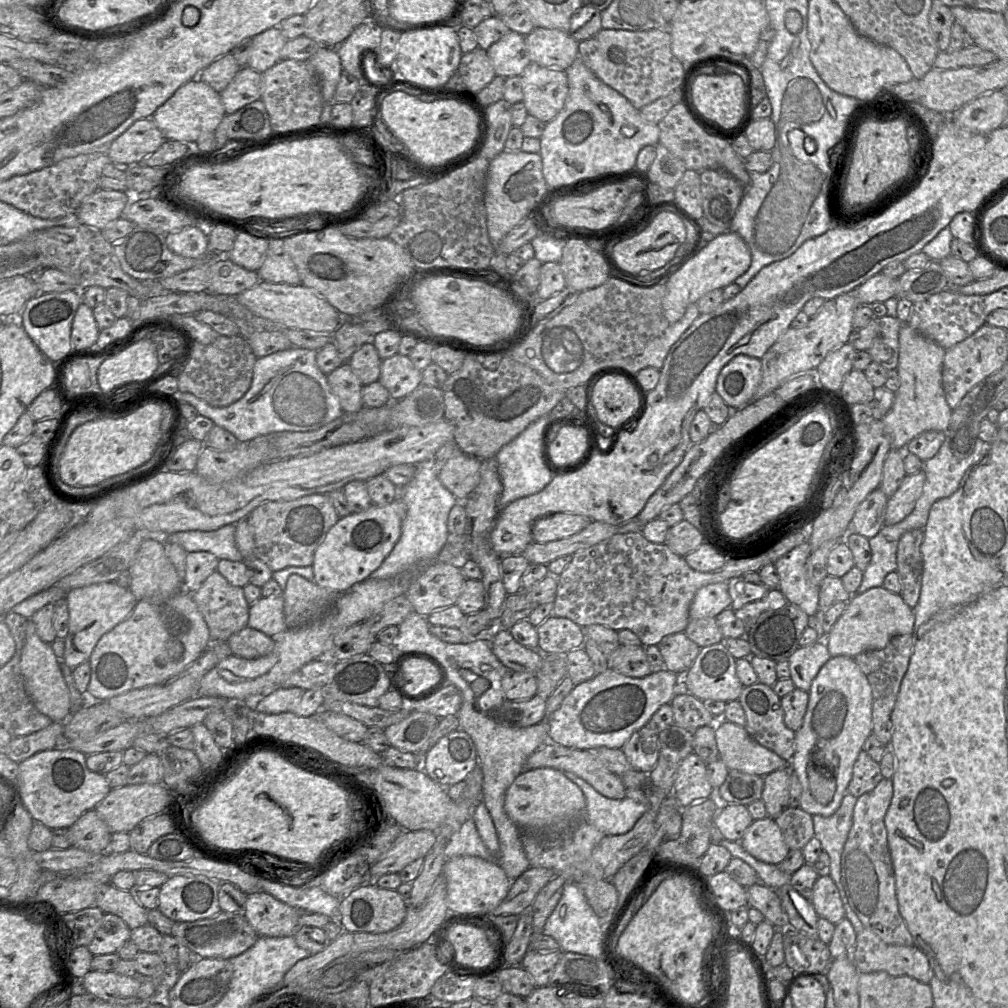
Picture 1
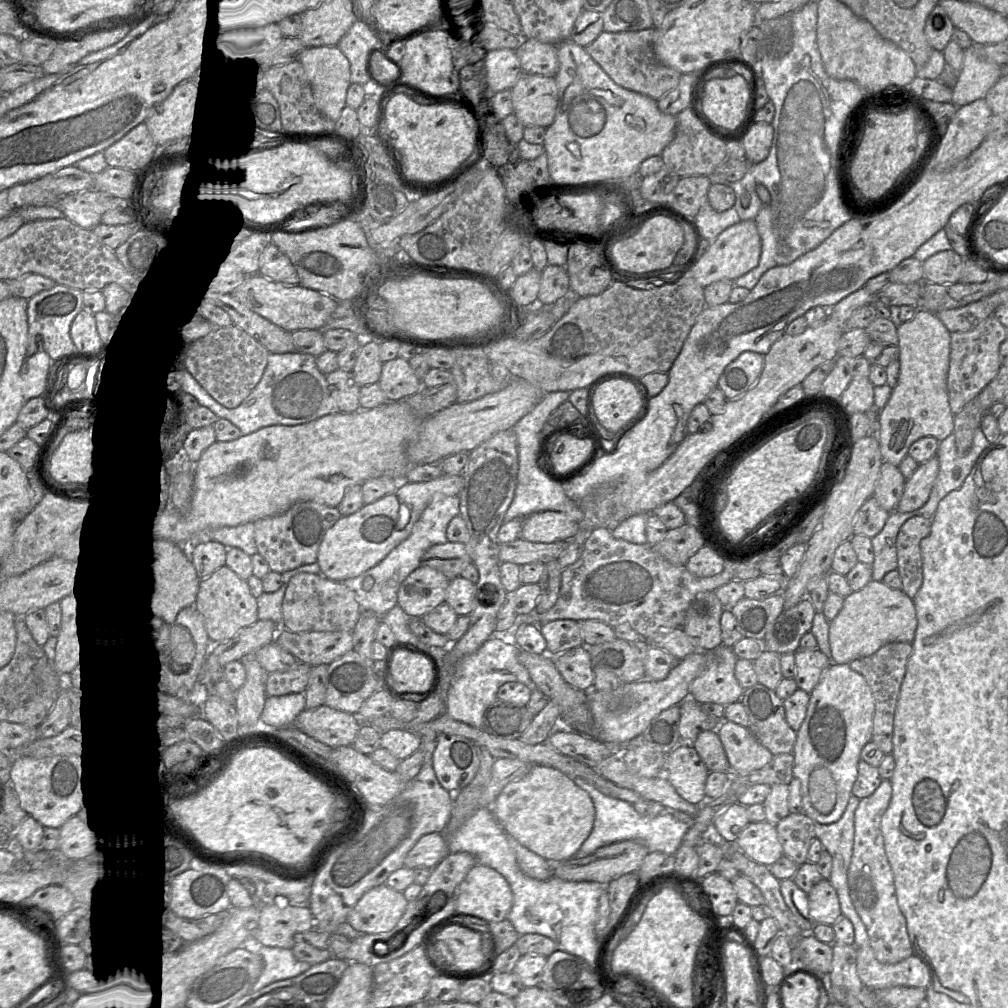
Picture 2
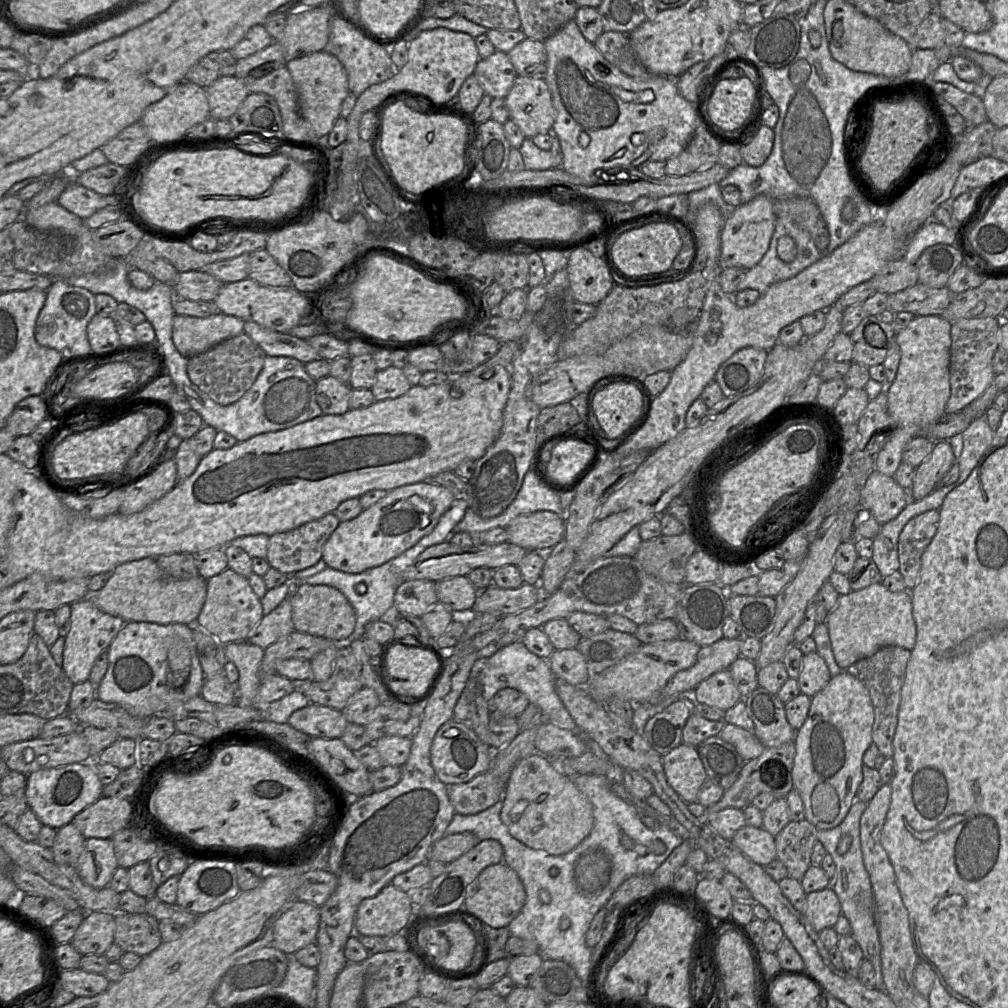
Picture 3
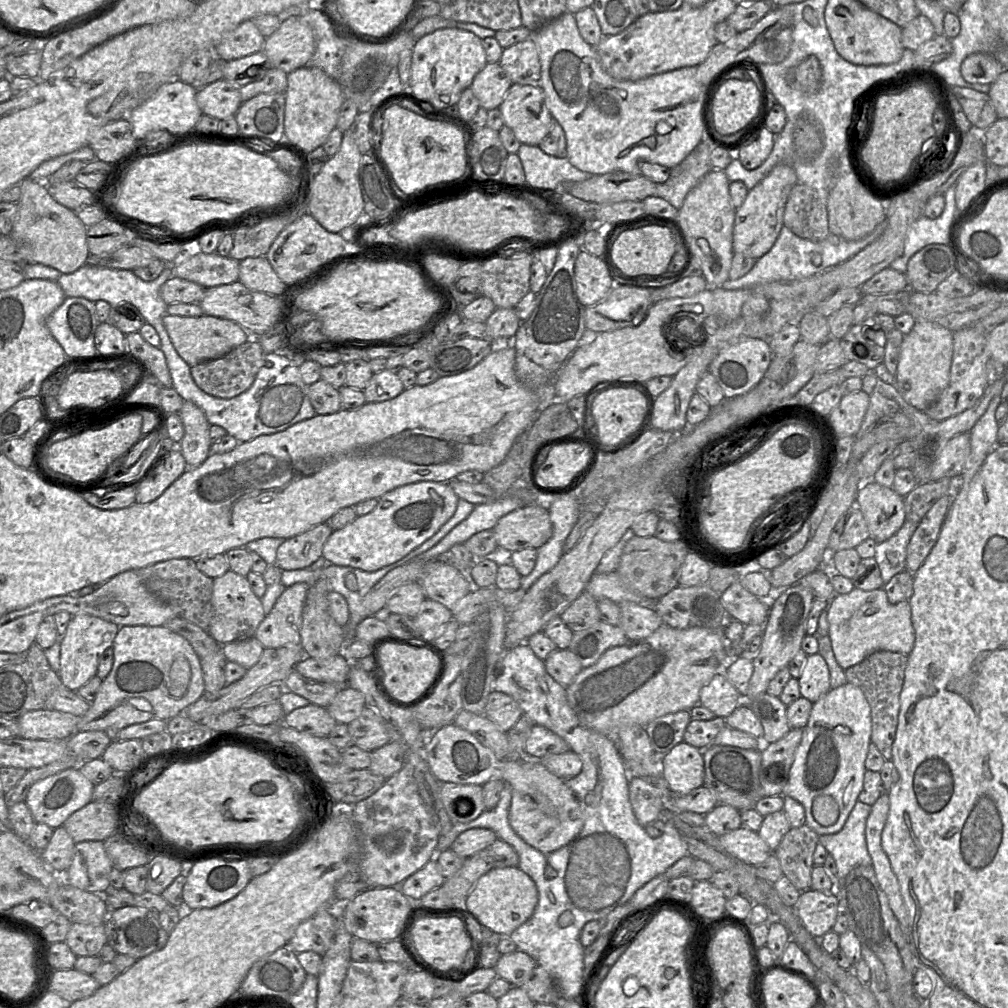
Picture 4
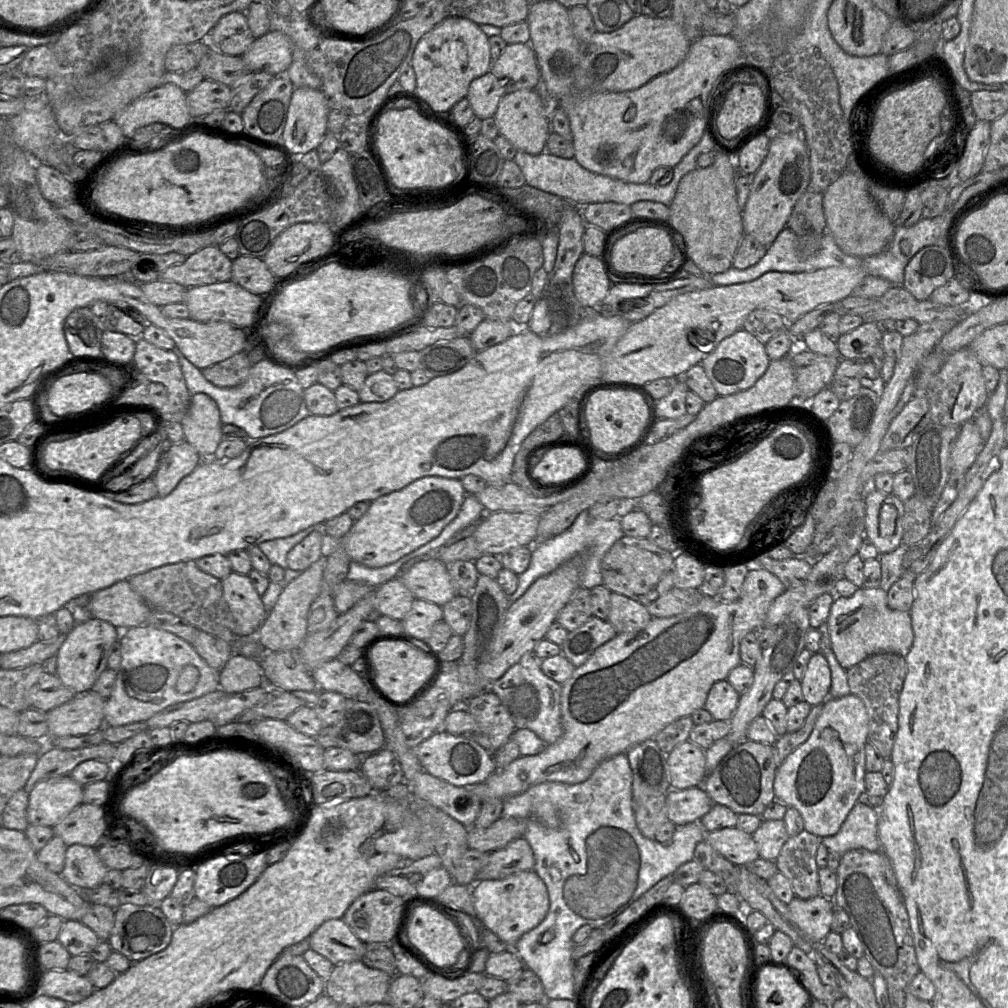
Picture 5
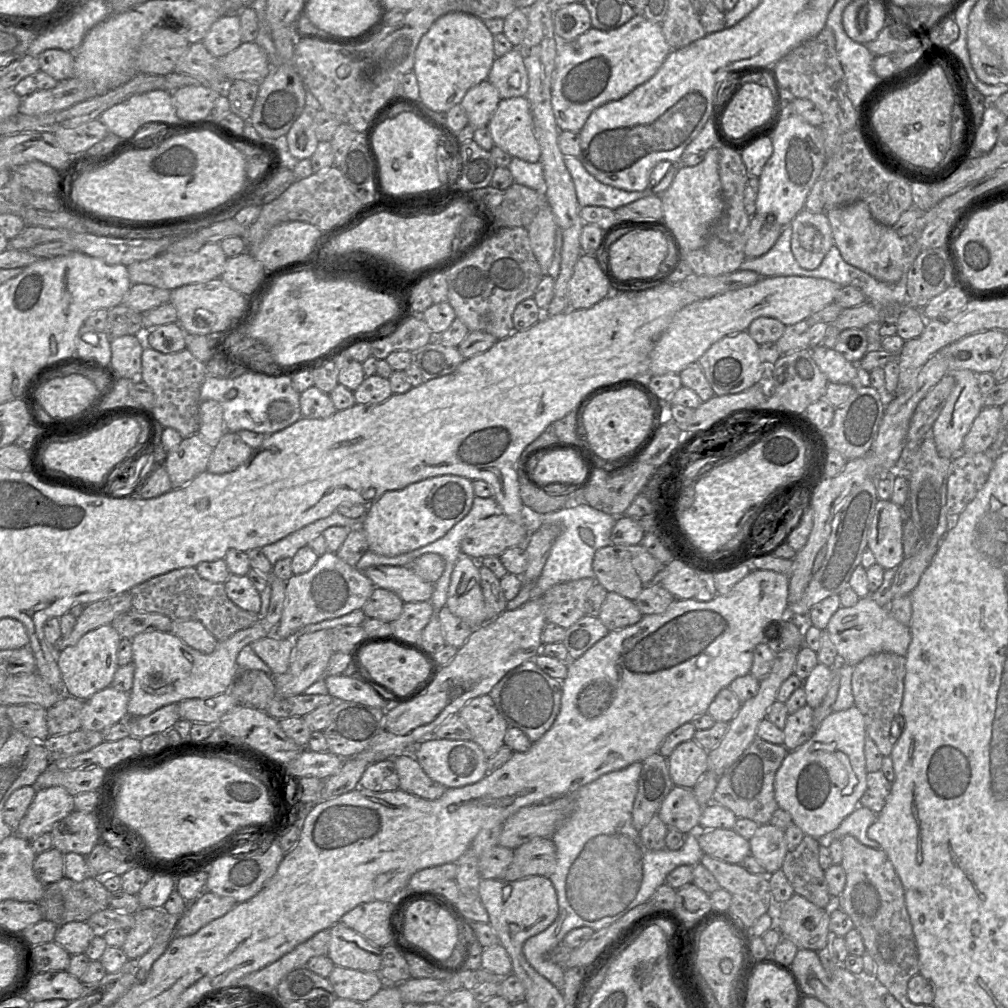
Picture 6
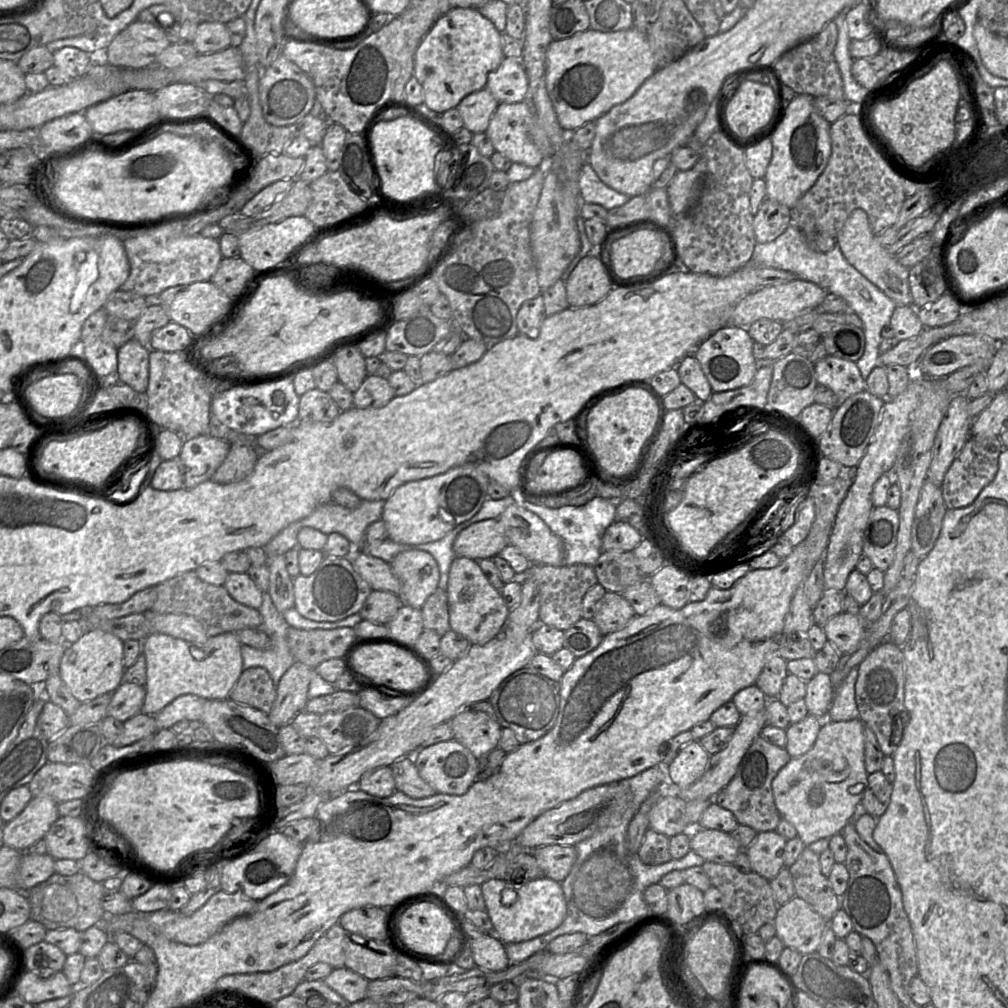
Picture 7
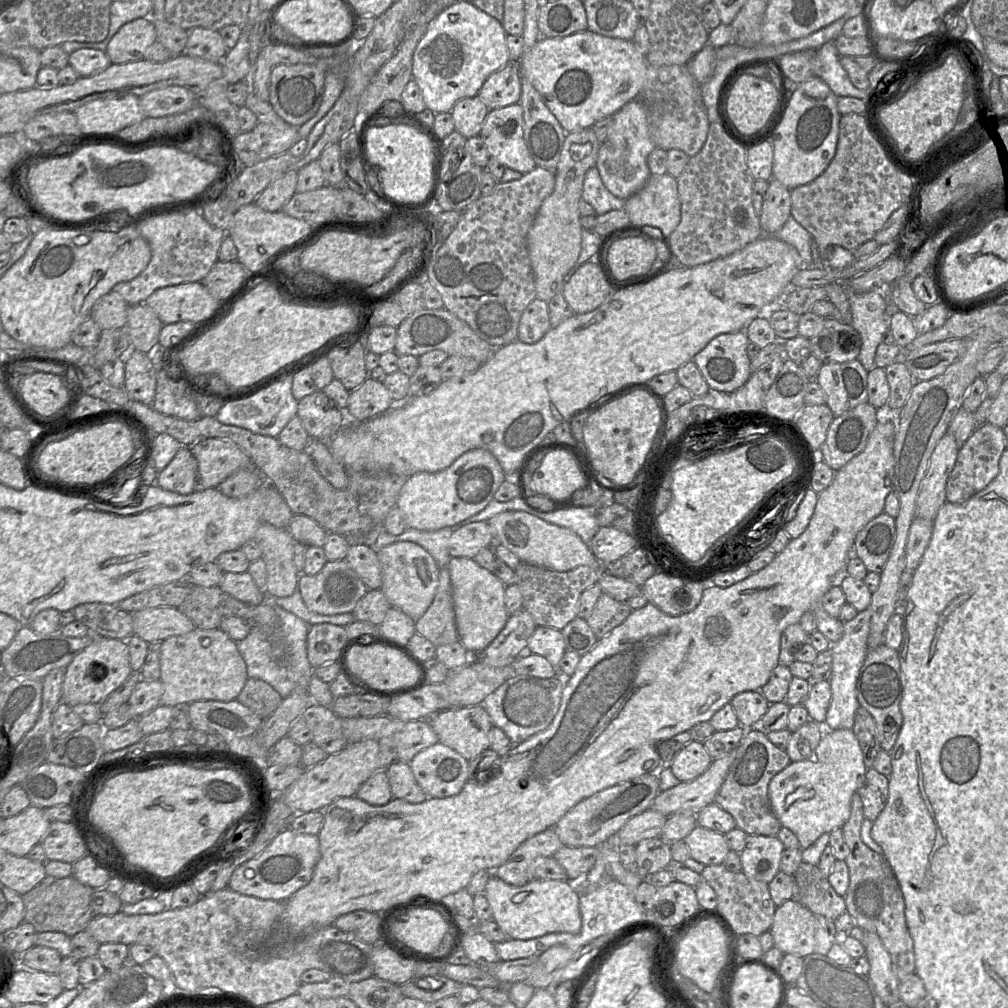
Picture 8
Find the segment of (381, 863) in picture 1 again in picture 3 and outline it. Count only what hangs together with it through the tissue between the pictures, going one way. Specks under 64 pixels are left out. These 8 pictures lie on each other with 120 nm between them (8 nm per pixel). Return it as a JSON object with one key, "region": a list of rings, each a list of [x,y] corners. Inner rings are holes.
{"region":[[[471,832],[444,835],[437,840],[429,851],[429,858],[450,863],[475,847],[480,840]]]}

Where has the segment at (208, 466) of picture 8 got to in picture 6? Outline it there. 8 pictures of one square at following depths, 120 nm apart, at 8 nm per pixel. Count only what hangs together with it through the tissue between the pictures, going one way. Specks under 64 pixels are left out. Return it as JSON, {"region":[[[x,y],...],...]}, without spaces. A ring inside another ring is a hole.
{"region":[[[195,434],[182,440],[166,457],[164,466],[172,488],[181,488],[208,468],[213,447]]]}

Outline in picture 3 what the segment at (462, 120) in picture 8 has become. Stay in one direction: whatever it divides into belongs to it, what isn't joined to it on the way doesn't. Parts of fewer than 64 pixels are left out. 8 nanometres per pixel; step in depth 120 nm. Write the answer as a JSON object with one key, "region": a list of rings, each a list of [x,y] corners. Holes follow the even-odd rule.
{"region":[[[497,50],[480,60],[473,74],[484,93],[492,98],[505,98],[518,76],[507,53]]]}

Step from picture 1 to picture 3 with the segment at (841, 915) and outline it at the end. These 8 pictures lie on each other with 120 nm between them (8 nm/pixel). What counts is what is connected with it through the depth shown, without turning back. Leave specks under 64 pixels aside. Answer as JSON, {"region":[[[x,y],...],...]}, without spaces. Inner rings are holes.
{"region":[[[831,886],[807,894],[804,915],[817,932],[833,928],[841,915],[841,905]]]}

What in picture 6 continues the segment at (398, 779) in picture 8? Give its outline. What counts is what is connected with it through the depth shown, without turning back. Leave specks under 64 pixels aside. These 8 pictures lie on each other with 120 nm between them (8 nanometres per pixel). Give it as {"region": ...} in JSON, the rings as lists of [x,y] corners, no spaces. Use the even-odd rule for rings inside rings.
{"region":[[[411,753],[390,759],[394,759],[396,765],[399,789],[428,800],[439,799],[448,789],[432,780]]]}

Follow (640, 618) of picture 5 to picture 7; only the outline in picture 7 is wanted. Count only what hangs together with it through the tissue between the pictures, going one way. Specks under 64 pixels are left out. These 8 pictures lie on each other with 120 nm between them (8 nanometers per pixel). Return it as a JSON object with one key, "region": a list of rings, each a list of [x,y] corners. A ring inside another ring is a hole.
{"region":[[[606,591],[598,603],[593,621],[603,635],[623,628],[635,612],[621,593]]]}

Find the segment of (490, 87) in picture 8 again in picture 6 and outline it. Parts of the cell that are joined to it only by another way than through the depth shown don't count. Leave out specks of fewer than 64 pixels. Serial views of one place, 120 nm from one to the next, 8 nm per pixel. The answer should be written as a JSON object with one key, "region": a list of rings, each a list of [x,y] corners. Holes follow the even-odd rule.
{"region":[[[518,48],[496,58],[487,79],[497,88],[501,99],[526,96],[528,72]]]}

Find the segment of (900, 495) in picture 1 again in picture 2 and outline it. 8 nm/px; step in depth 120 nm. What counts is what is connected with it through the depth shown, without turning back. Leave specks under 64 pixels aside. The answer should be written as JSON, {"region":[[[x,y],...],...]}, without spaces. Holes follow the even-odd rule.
{"region":[[[936,455],[920,464],[912,477],[906,481],[896,511],[900,513],[913,512],[923,507],[929,499],[938,473],[939,460]]]}

